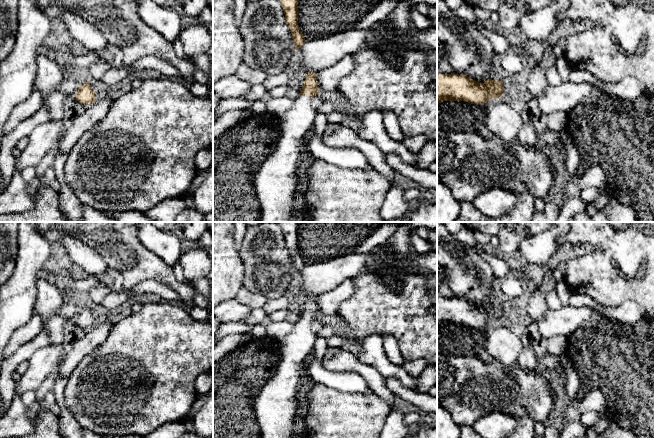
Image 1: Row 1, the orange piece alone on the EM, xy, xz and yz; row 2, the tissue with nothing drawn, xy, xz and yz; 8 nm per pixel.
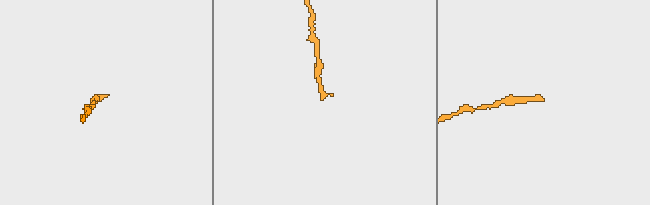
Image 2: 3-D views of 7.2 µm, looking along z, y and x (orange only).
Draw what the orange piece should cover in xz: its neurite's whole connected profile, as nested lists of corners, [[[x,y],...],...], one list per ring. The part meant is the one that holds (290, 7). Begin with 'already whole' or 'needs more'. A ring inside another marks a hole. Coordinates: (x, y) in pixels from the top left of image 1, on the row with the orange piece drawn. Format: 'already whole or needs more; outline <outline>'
already whole; outline [[[280,0],[287,25],[292,34],[295,50],[299,50],[306,42],[298,25],[298,2],[299,0]]]

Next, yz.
already whole; outline [[[437,73],[437,104],[443,101],[464,101],[484,105],[487,101],[502,98],[504,82],[487,79],[478,83],[466,75]]]

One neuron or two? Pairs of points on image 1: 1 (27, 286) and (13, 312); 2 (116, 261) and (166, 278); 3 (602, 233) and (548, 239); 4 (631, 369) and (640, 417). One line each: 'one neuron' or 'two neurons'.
1: one neuron
2: one neuron
3: two neurons
4: one neuron

